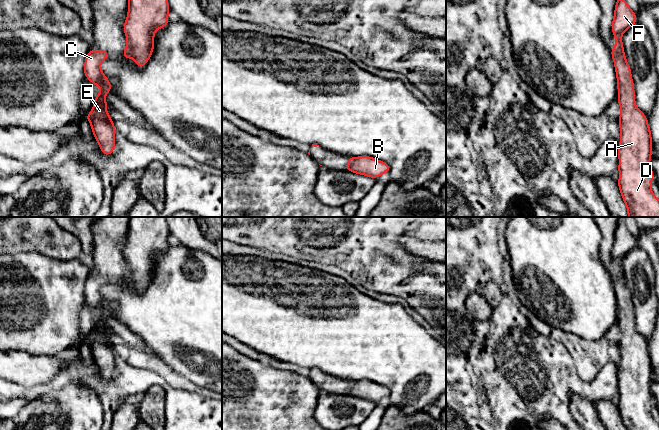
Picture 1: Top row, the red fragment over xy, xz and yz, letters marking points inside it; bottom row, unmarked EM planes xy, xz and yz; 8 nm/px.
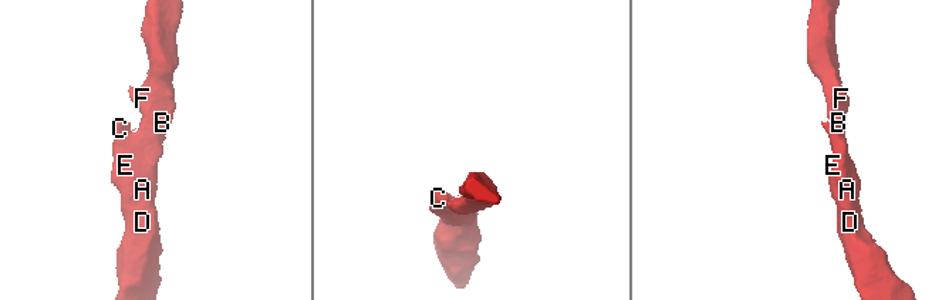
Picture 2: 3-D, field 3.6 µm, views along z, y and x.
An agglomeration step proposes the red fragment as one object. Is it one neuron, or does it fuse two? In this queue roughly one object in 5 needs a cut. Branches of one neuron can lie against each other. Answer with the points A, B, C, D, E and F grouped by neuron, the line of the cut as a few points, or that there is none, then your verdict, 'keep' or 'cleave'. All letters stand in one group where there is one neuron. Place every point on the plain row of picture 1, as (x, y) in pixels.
A B C D E F | no cut | keep

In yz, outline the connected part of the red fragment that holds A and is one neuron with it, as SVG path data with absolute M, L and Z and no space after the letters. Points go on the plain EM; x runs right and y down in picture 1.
M618 221L612 257L616 269L611 274L615 289L618 310L618 327L621 332L619 351L621 356L618 370L619 405L618 410L626 430L659 430L659 423L651 414L653 395L650 392L652 379L652 363L648 344L635 328L634 308L624 278L622 258L637 247L637 240Z

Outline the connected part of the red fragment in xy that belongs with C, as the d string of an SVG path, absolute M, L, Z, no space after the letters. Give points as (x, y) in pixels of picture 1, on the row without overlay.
M90 274L86 279L84 287L85 301L89 303L93 309L99 309L101 312L101 315L95 321L93 333L90 337L87 338L86 343L91 347L93 359L100 370L101 376L104 379L111 379L115 373L116 353L114 348L112 347L112 341L109 340L106 336L107 325L104 323L104 320L107 317L111 316L111 307L100 293L101 286L106 283L108 283L107 274Z

